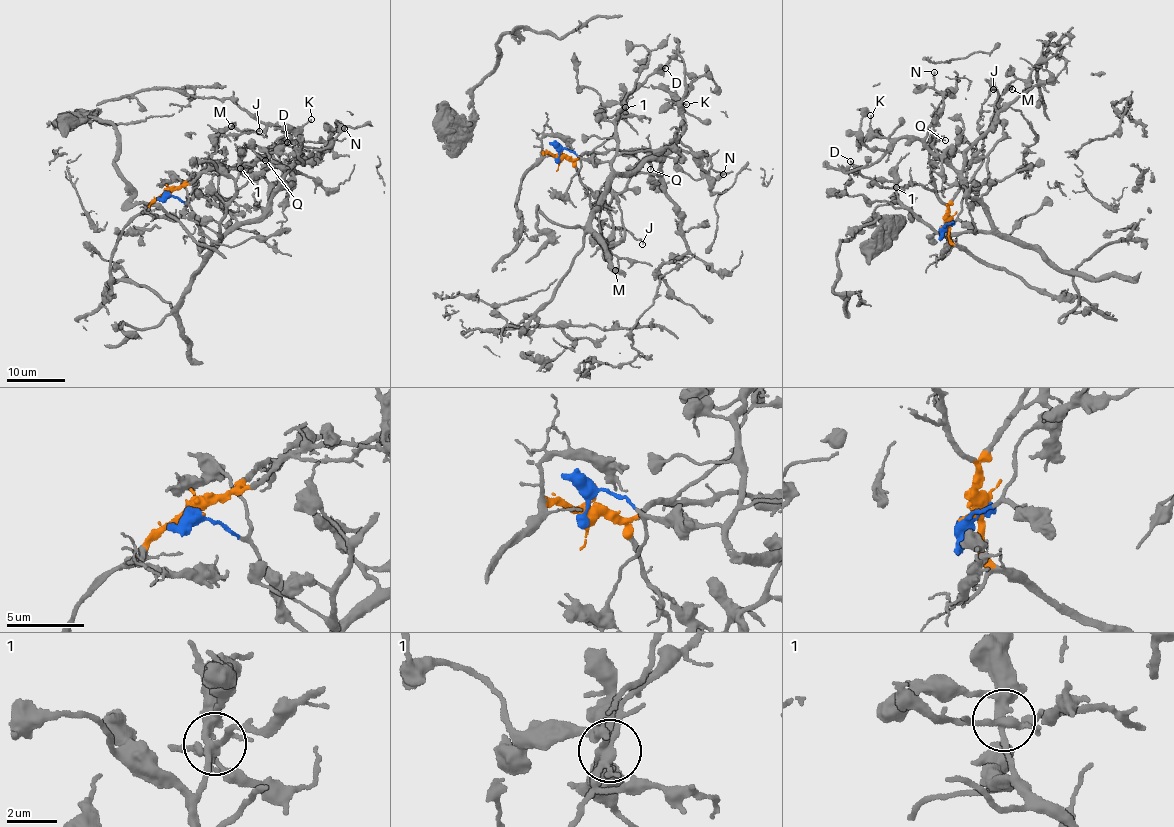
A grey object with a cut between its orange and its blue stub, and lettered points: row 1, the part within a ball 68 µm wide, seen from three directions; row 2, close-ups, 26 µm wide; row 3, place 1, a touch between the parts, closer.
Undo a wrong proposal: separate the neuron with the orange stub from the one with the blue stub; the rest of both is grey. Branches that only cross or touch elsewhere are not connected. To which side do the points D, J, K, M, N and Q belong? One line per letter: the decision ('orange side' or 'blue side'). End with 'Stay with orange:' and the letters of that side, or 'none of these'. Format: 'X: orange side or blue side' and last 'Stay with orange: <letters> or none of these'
D: orange side
J: orange side
K: blue side
M: orange side
N: blue side
Q: orange side
Stay with orange: D, J, M, Q

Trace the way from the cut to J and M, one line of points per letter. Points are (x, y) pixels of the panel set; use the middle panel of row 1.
J: (559, 156), (572, 161), (589, 197), (590, 215), (601, 224), (627, 229), (643, 244)
M: (559, 156), (572, 161), (589, 197), (590, 215), (600, 222), (600, 241), (617, 258), (615, 270)

